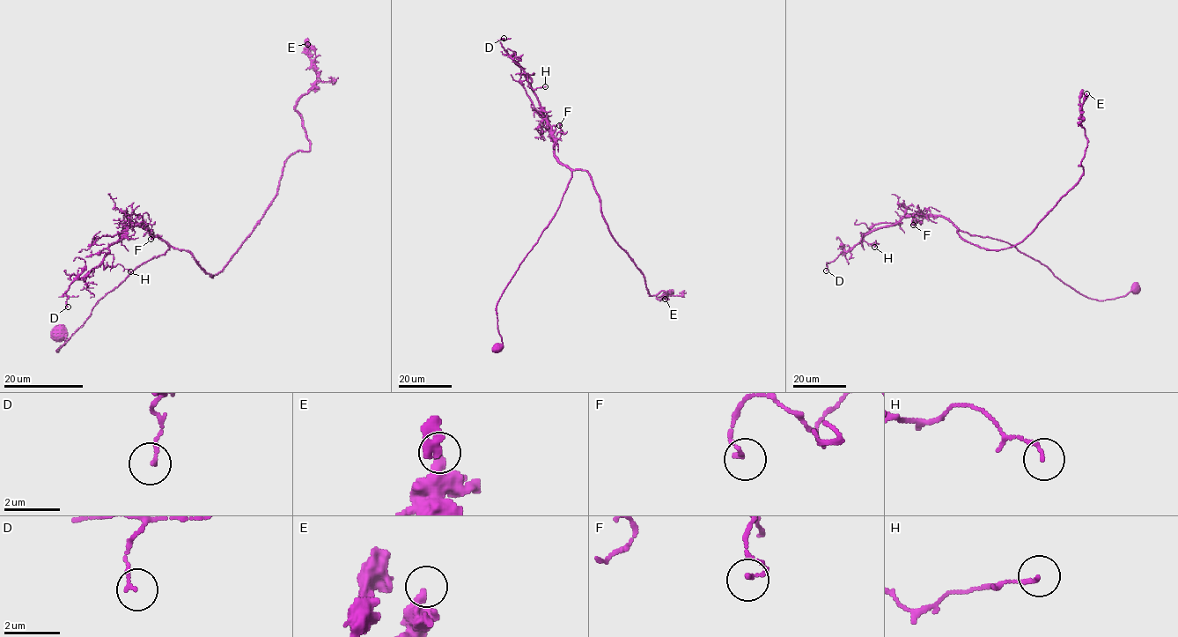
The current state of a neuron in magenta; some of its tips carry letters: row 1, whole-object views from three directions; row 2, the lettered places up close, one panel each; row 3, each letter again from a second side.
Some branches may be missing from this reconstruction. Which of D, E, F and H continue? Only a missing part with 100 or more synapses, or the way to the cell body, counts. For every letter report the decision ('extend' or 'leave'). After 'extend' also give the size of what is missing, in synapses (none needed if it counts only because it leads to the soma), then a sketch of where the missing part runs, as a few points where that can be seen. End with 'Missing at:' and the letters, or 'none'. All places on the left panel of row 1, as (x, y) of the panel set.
D: leave
E: leave
F: leave
H: leave
Missing at: none

